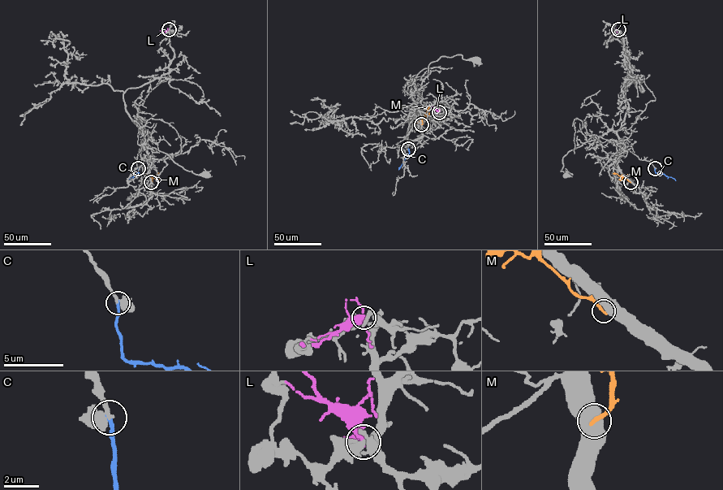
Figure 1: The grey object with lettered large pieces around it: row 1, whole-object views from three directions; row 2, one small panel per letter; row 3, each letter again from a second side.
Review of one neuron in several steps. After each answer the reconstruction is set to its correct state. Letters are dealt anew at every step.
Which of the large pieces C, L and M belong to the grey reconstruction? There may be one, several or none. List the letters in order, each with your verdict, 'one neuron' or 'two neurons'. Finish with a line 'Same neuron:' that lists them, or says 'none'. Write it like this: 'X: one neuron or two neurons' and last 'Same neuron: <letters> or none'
C: one neuron
L: two neurons
M: two neurons
Same neuron: C

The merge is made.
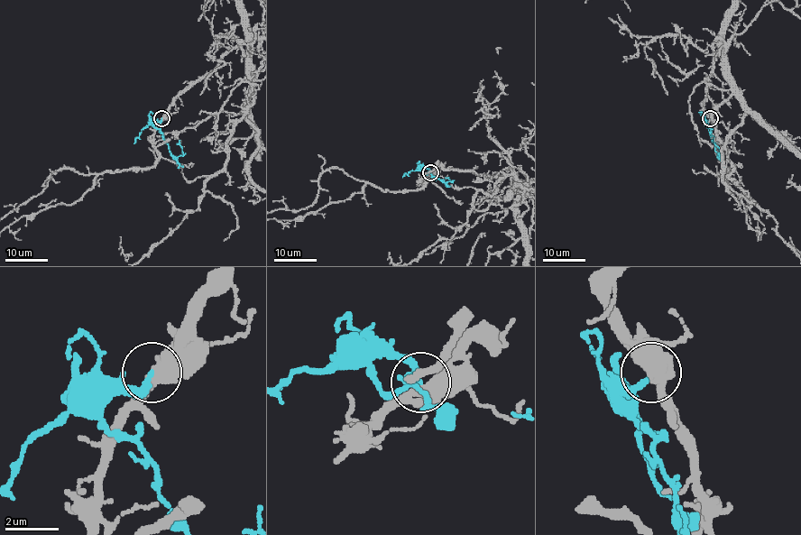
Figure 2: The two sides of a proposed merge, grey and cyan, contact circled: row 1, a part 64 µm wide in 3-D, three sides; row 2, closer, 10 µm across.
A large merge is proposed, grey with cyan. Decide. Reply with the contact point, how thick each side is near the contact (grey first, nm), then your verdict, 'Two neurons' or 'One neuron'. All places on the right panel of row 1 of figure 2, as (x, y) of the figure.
Place: (710, 118). Thickness 500 nm (grey) against 240 nm. Two neurons

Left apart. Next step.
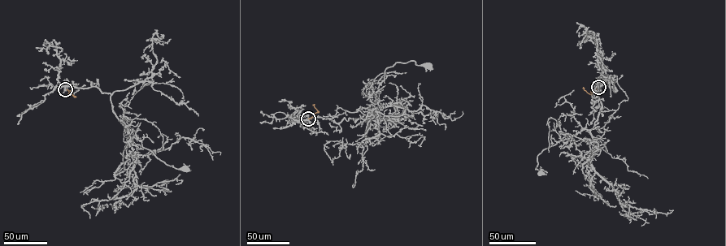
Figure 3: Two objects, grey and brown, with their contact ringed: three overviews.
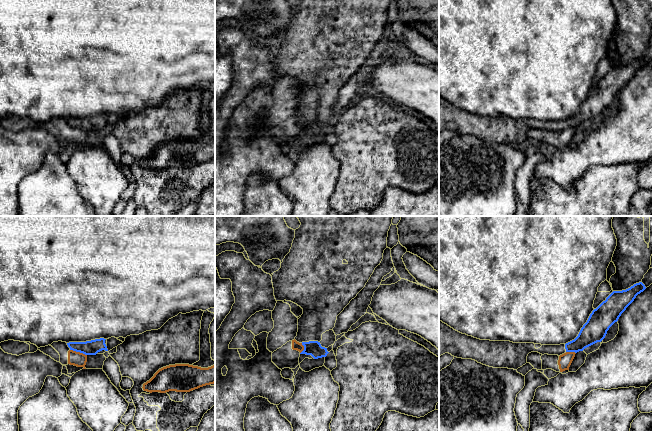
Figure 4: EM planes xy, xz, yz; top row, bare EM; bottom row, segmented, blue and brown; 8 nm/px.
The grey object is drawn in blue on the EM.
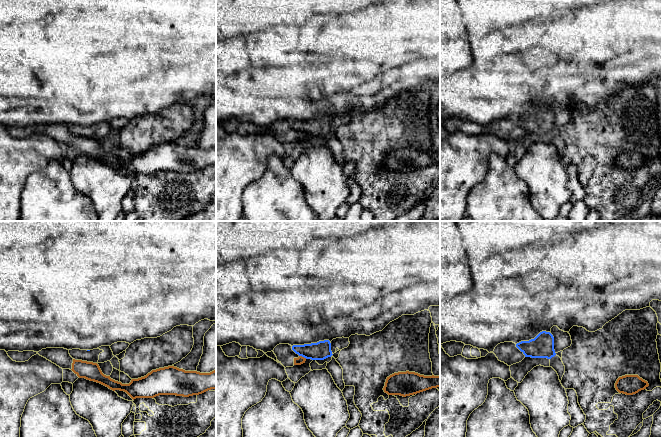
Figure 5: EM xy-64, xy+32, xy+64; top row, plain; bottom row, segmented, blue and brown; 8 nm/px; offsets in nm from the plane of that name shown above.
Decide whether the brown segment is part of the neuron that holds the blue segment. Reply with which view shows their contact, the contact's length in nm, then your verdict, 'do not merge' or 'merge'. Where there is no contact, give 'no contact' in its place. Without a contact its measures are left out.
meets blue in xy; contact 140 nm long; do not merge

